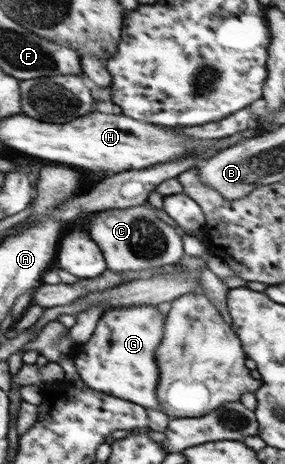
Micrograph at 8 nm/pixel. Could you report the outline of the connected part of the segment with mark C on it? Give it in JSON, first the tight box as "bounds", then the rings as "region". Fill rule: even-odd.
{"bounds":[88,202,184,272],"region":[[[149,202],[131,206],[130,208],[113,208],[112,210],[103,210],[96,212],[88,227],[91,239],[101,248],[103,257],[105,258],[107,269],[112,272],[130,272],[134,270],[144,270],[145,268],[158,268],[168,264],[177,264],[184,256],[183,237],[181,237],[174,229],[162,221],[156,213],[160,208],[156,208]]]}

